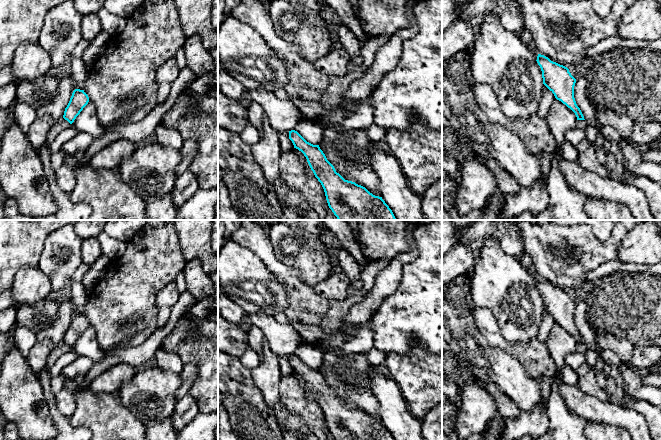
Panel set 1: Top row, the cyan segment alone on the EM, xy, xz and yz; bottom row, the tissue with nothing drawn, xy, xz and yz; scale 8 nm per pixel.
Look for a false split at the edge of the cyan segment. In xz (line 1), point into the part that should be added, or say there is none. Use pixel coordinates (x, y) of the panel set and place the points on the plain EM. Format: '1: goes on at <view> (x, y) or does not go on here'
1: does not go on here

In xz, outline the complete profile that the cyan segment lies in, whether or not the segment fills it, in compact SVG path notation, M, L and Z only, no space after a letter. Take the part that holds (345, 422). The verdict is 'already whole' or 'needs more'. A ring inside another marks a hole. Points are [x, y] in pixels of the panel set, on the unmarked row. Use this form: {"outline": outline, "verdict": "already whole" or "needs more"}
{"outline": "M289 355L294 372L301 375L321 407L329 432L335 440L394 440L382 421L345 404L327 384L319 369L307 366L297 355Z", "verdict": "already whole"}

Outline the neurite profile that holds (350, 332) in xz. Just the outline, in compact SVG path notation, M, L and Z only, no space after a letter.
M360 324L352 325L349 328L341 328L340 330L345 333L347 340L354 338L356 330L360 327Z

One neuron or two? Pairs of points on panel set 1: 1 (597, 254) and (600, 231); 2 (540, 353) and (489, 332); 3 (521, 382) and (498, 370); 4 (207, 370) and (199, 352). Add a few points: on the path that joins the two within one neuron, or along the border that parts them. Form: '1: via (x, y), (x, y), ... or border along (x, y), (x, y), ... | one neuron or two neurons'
1: border along (591, 230), (600, 240), (605, 240), (612, 232) | two neurons
2: via (527, 353), (502, 343) | one neuron
3: via (515, 381), (504, 370) | one neuron
4: via (207, 366), (207, 360), (203, 356) | one neuron

